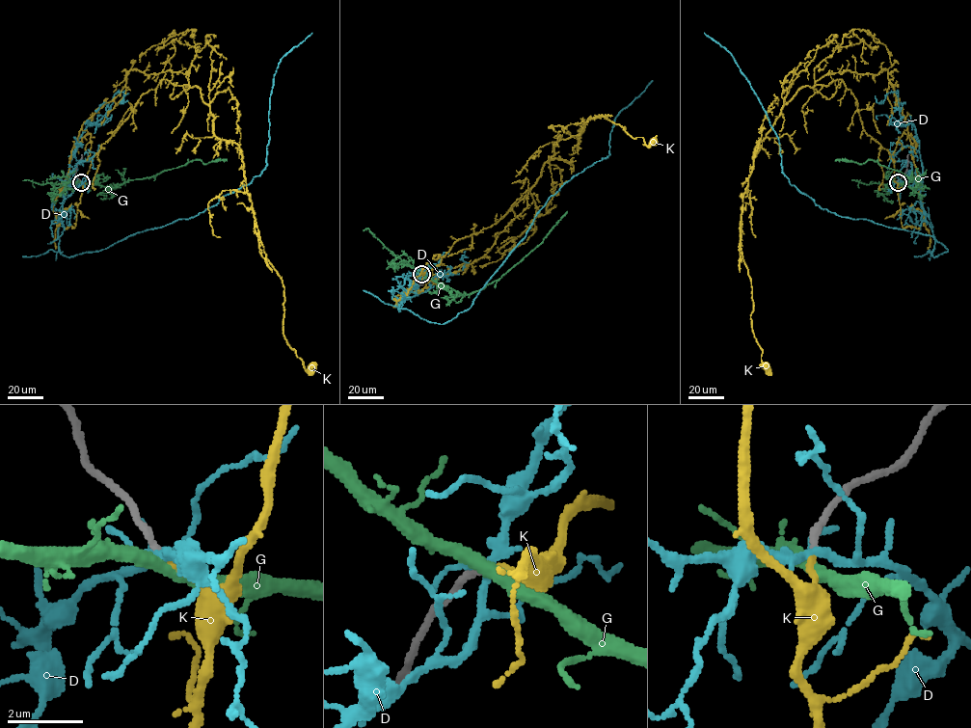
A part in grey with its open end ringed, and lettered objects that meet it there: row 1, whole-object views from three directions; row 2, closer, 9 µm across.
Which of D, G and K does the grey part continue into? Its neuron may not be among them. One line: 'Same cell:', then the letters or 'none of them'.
Same cell: K

